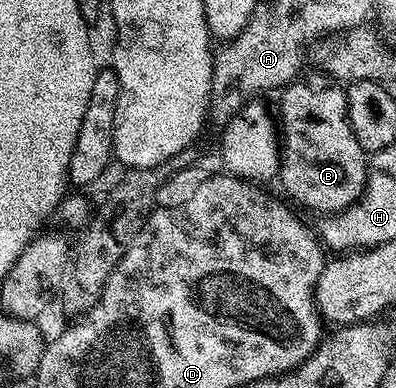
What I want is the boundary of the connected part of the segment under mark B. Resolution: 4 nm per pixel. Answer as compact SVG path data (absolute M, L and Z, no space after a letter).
M323 73L315 74L309 79L301 78L289 83L279 92L278 131L282 136L282 146L278 183L284 186L283 194L293 204L305 203L312 211L324 211L320 213L339 213L345 207L352 206L363 195L364 188L368 185L369 156L355 140L354 129L348 120L345 88Z

